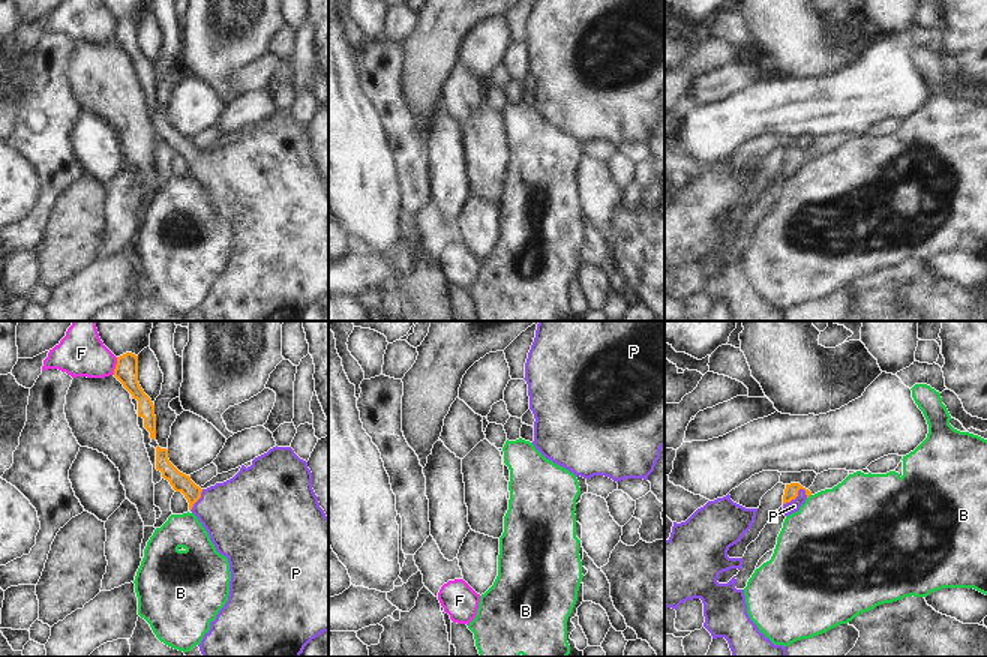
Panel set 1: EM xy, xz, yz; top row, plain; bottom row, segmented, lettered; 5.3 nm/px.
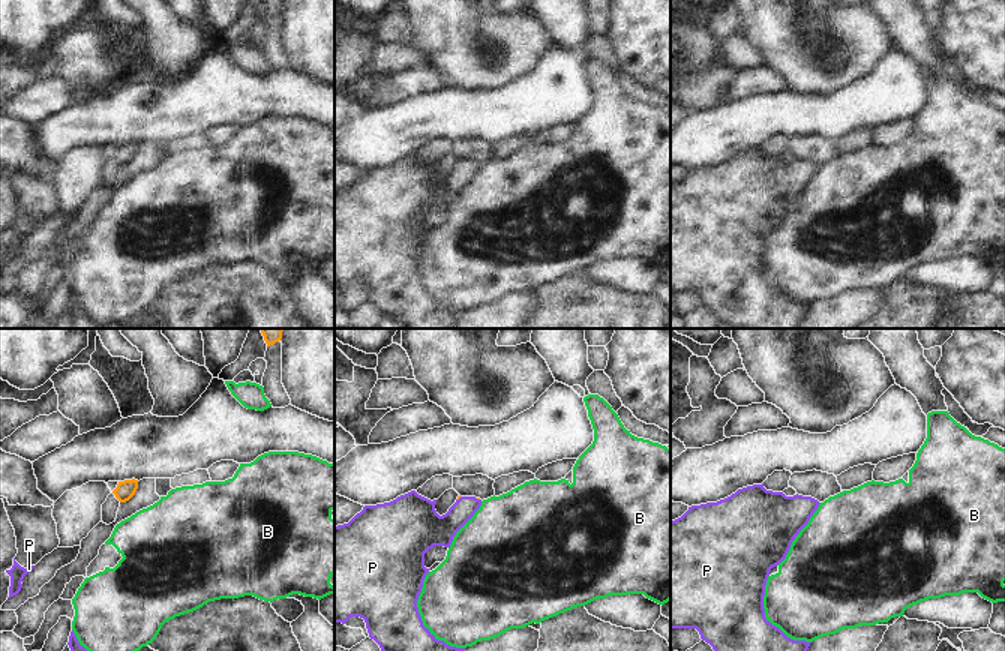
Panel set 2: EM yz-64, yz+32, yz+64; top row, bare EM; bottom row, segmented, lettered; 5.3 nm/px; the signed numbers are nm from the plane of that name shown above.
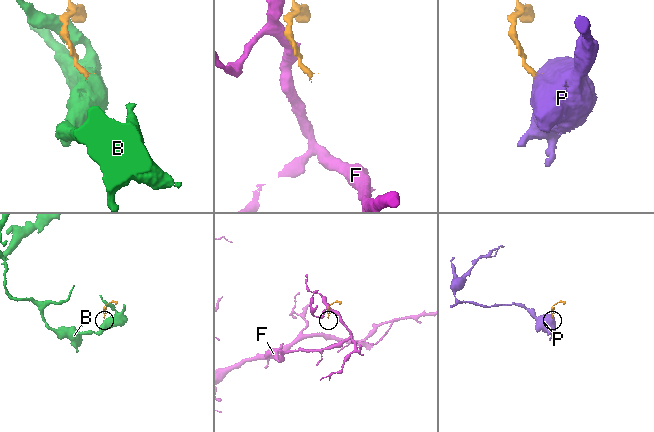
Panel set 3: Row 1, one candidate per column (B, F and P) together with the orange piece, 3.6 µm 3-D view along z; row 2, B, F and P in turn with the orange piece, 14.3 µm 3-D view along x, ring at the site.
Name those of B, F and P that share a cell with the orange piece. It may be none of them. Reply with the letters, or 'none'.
P

